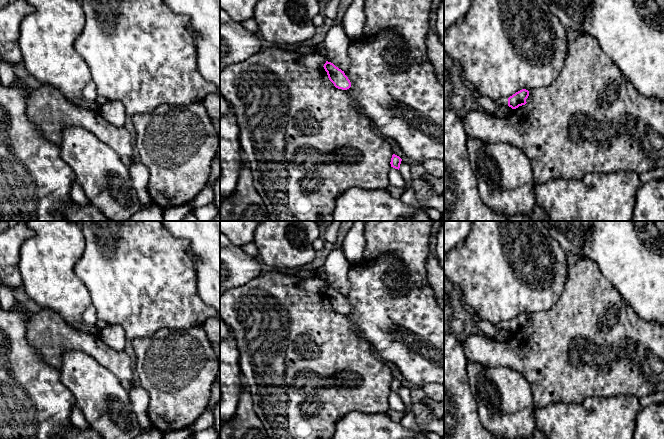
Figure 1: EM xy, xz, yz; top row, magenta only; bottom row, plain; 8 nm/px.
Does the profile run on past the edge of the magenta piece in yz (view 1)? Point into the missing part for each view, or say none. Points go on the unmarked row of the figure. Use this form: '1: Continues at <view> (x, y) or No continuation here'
1: No continuation here

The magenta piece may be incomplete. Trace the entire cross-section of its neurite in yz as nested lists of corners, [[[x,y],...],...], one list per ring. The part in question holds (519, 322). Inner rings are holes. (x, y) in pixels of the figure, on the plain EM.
[[[522,313],[508,322],[508,330],[512,333],[516,333],[519,330],[525,329],[526,323],[529,320],[529,315]]]

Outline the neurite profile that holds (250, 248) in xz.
[[[253,242],[242,245],[241,248],[244,252],[249,254],[250,256],[258,258],[258,249]]]

